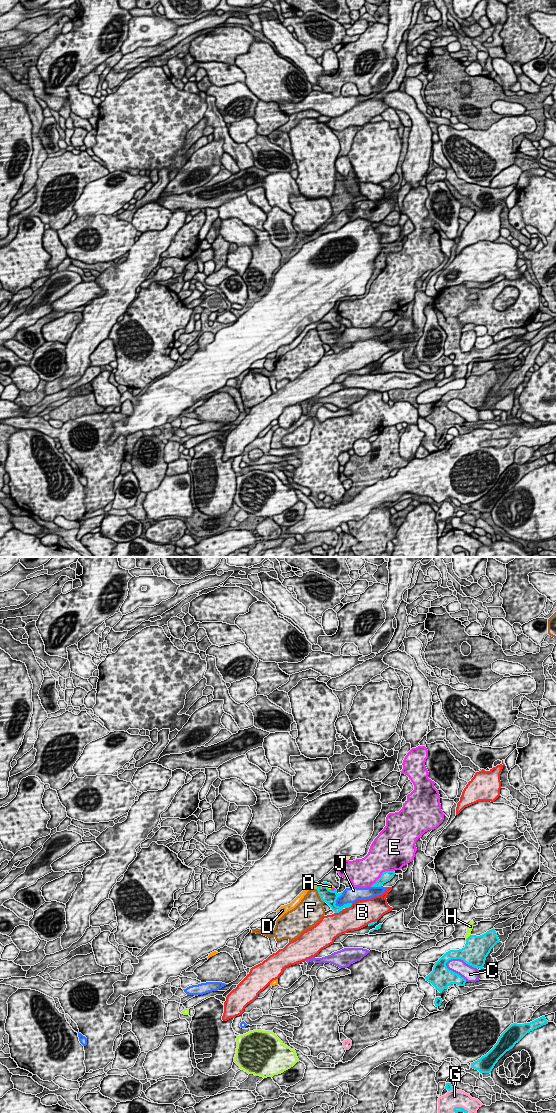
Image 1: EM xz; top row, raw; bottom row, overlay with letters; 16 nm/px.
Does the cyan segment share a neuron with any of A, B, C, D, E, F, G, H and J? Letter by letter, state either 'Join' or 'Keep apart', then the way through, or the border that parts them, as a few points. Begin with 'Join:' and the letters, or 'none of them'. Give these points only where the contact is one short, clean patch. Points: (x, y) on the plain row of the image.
Join: A
A: Join. Path across: xz (326, 335), (328, 326), (330, 326)
B: Keep apart
C: Keep apart
D: Keep apart. Boundary: xz (318, 323), (315, 328)
E: Keep apart
F: Keep apart
G: Keep apart
H: Keep apart. Boundary: xz (470, 374), (466, 379)
J: Keep apart

